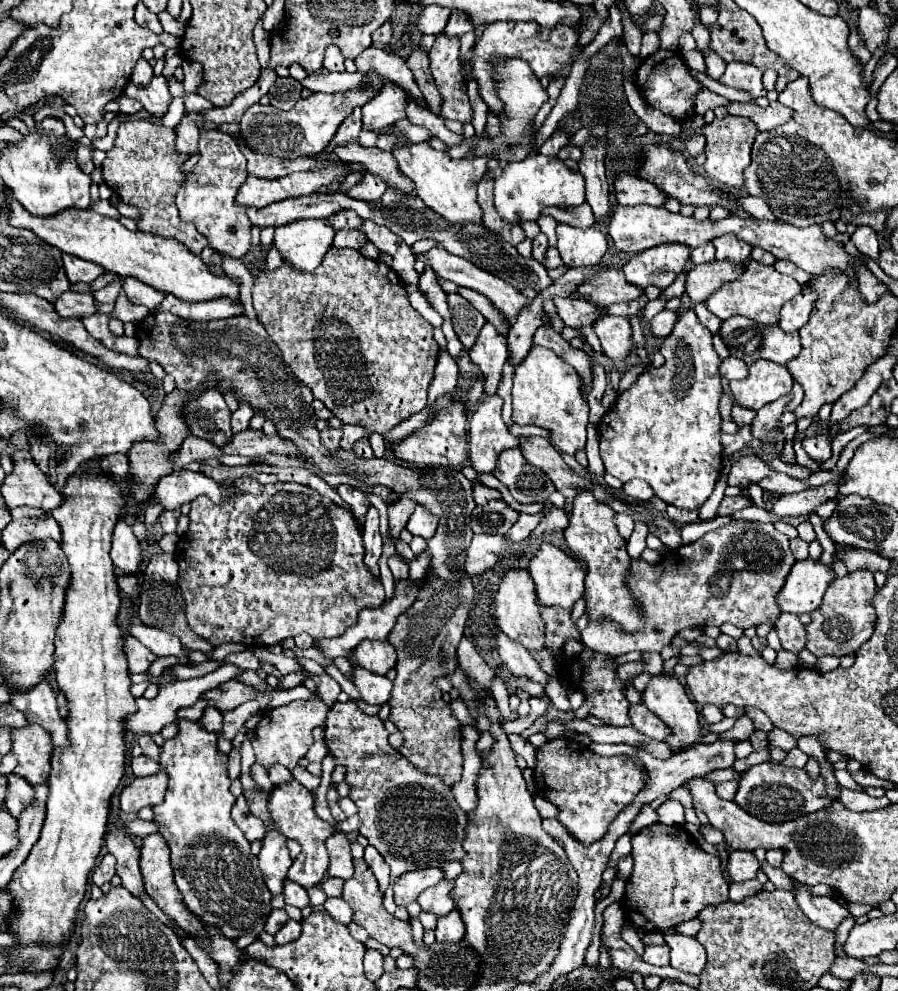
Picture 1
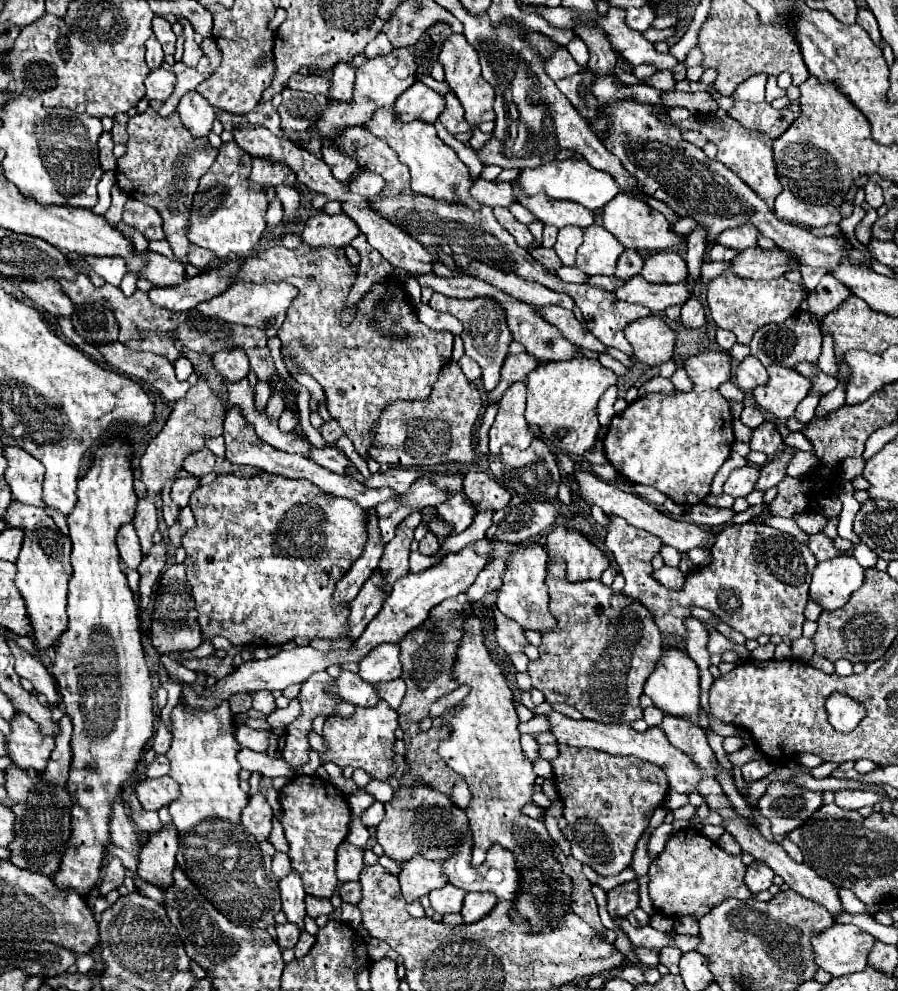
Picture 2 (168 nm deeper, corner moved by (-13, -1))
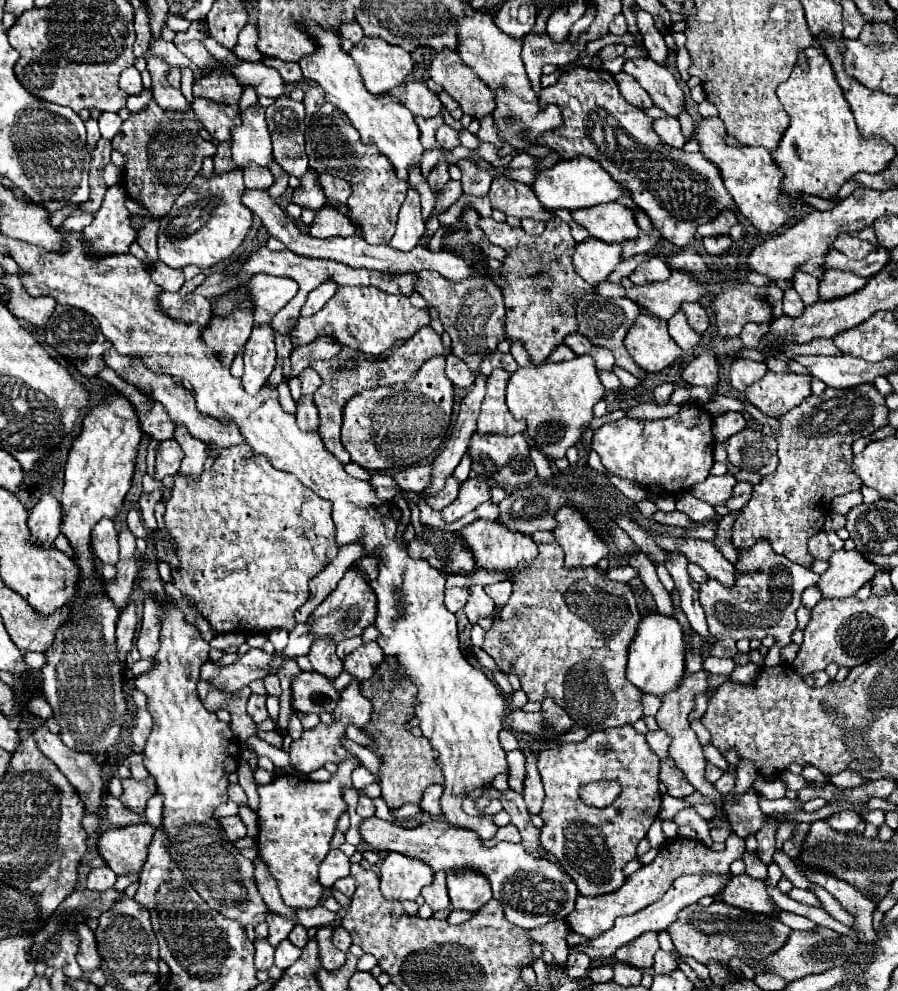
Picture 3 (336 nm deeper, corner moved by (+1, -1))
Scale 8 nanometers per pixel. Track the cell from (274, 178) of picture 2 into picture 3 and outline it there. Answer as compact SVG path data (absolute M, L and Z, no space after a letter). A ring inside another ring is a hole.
M248 107L244 113L240 113L240 119L242 125L232 129L232 161L240 169L250 163L270 167L274 157L270 131L264 121L264 107Z

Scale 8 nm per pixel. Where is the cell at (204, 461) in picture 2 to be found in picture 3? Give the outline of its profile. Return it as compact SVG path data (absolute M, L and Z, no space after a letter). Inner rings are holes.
M174 439L162 441L156 453L156 479L162 479L164 475L176 475L182 459L184 459L184 453L178 441Z

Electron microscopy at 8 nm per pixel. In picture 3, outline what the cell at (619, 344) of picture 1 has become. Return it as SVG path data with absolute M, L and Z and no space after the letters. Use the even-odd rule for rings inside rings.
M640 313L636 317L634 325L626 333L624 345L644 371L662 371L682 353L682 349L668 335L666 321L650 313Z

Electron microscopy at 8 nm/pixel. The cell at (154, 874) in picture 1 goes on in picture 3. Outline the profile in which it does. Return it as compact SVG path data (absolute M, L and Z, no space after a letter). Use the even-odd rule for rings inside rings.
M148 823L108 829L98 841L98 851L116 875L138 875L154 833L156 827Z

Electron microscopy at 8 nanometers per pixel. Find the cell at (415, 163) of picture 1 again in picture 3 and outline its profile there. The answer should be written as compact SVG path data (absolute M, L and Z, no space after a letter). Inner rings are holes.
M308 21L306 31L316 39L318 51L302 57L302 61L300 61L304 79L316 81L326 91L326 99L332 105L336 105L340 111L346 113L352 127L360 133L362 143L376 145L378 151L384 157L388 157L388 161L394 165L396 177L402 181L408 181L410 165L420 163L422 155L424 155L424 147L418 139L418 125L414 121L414 115L398 99L394 99L390 95L374 97L364 89L362 77L358 73L354 61L350 59L348 53L344 53L340 49L340 39L334 33L320 29L314 21Z

